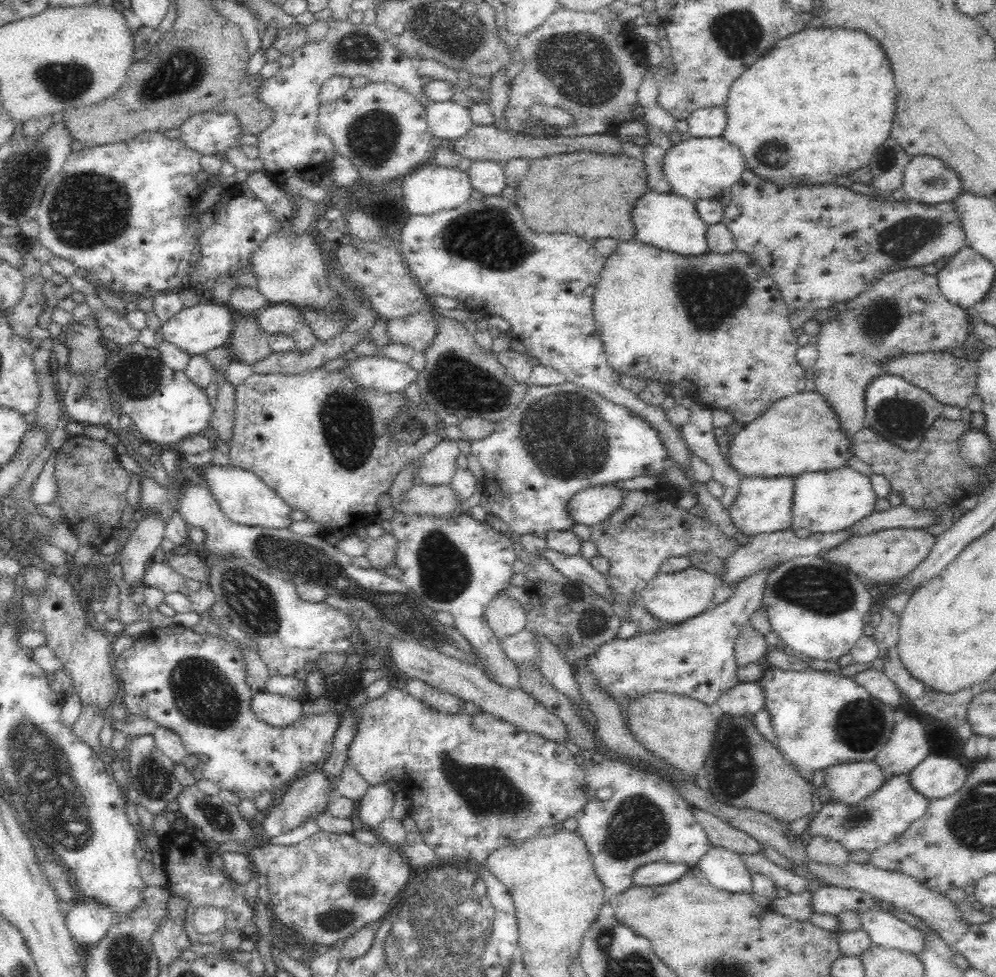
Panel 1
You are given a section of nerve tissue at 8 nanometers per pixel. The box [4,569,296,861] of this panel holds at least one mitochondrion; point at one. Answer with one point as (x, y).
(57, 805)

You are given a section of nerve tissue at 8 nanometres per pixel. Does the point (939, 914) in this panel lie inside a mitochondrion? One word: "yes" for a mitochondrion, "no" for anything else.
no

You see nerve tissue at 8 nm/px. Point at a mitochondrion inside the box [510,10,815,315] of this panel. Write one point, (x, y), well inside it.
(582, 67)

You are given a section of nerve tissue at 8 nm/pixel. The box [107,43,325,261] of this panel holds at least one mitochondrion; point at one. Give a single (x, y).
(182, 71)

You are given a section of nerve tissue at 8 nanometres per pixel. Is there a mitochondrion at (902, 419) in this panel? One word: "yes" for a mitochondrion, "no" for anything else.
yes

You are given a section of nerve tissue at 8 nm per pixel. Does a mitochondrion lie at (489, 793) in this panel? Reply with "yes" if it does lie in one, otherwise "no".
yes

